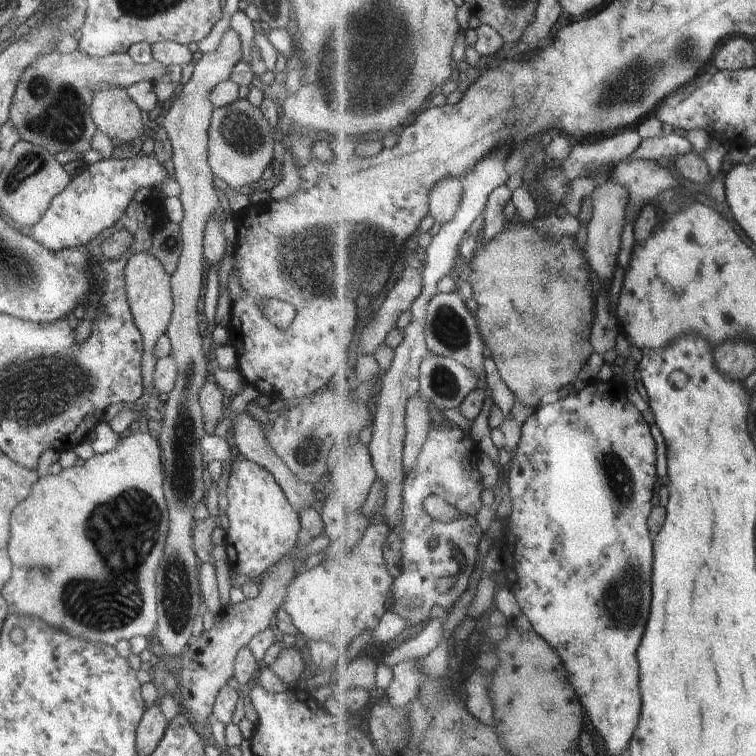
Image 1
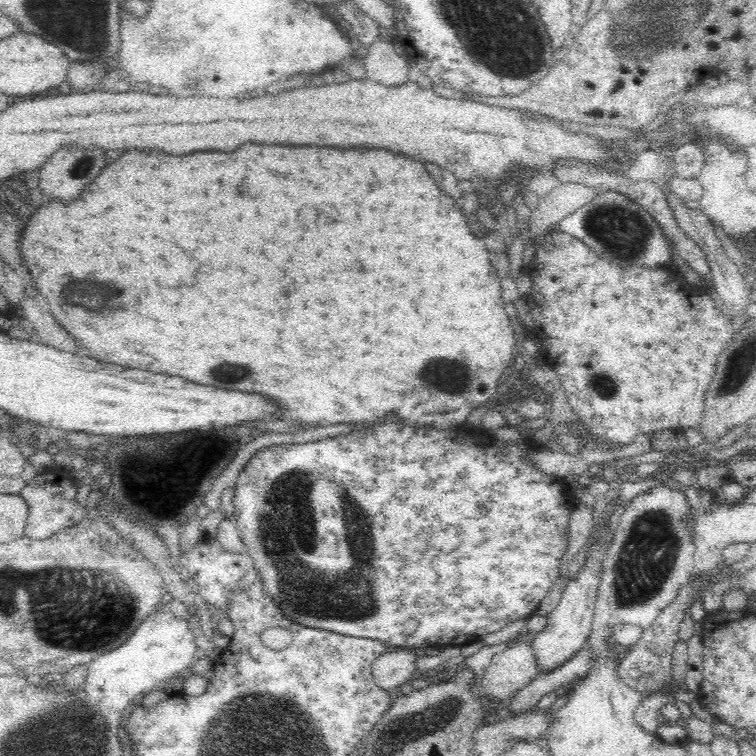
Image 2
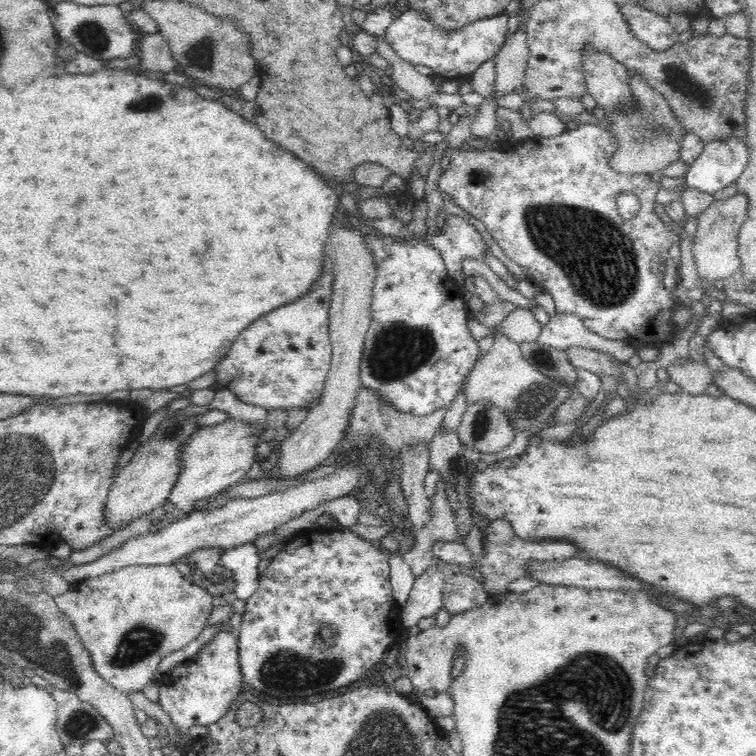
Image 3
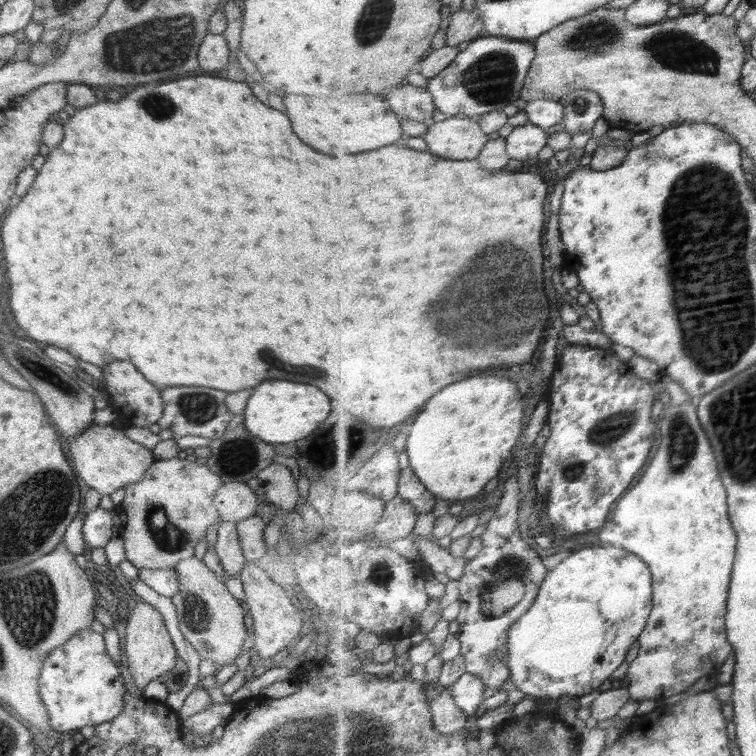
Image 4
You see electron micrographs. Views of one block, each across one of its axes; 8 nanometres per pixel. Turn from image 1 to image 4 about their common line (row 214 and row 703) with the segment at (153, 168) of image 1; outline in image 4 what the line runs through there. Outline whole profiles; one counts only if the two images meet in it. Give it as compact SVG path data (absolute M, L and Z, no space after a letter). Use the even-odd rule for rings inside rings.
M91 628L81 630L47 654L38 682L50 726L61 733L116 718L122 710L123 696L128 692L119 668L108 655L103 635Z

